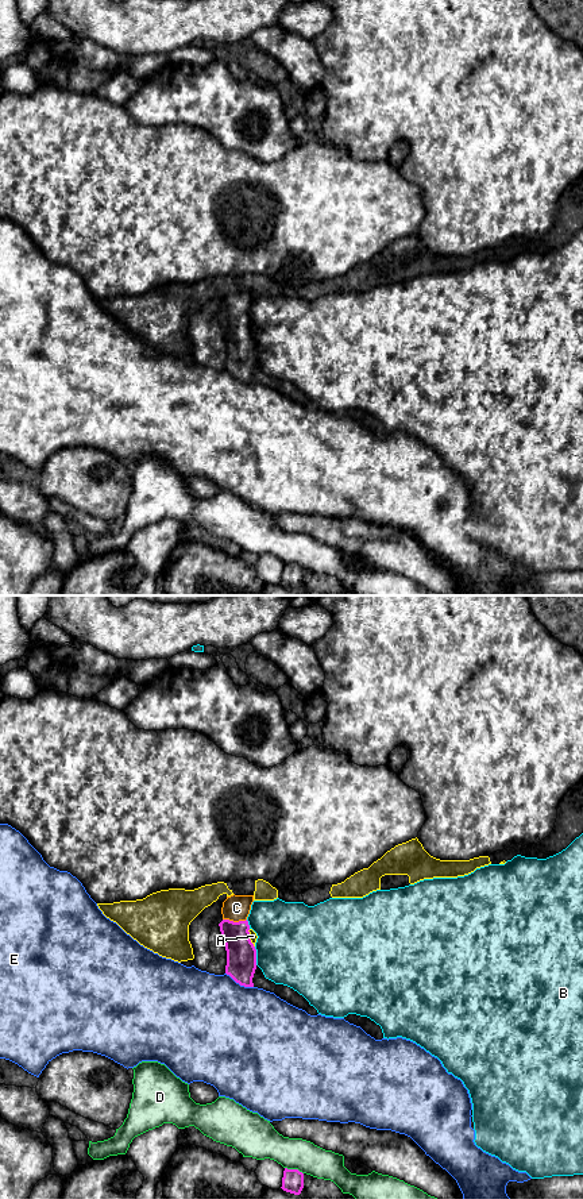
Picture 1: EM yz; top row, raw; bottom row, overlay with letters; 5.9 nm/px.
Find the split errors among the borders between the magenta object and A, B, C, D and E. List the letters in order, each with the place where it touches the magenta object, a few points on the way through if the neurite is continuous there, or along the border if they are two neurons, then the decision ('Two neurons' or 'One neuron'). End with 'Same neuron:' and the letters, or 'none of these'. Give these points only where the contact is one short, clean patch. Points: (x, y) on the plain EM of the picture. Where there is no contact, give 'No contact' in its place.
A: Touches magenta at yz (248, 334). Boundary: yz (248, 324), (248, 332), (254, 342). Two neurons
B: Touches magenta at yz (255, 351). Two neurons
C: Touches magenta at yz (235, 317). Path across: yz (240, 347), (235, 330), (235, 317), (236, 303). One neuron
D: Touches magenta at yz (294, 565). Two neurons
E: Touches magenta at yz (239, 378). Two neurons
Same neuron: C

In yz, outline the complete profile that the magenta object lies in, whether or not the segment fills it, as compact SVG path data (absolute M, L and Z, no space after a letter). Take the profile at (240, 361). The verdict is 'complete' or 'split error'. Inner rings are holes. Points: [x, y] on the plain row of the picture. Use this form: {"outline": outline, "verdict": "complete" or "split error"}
{"outline": "M231 290L223 297L223 316L219 319L227 346L225 369L244 382L254 382L256 344L250 335L247 312L254 290Z", "verdict": "split error"}

